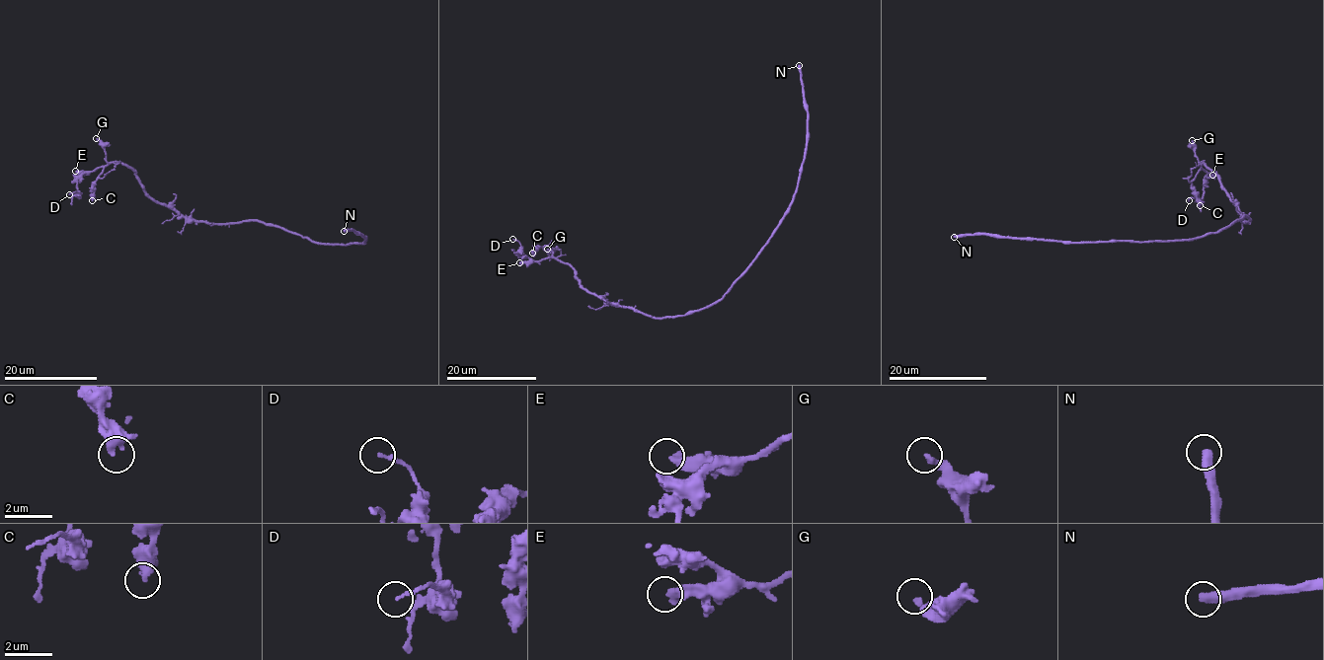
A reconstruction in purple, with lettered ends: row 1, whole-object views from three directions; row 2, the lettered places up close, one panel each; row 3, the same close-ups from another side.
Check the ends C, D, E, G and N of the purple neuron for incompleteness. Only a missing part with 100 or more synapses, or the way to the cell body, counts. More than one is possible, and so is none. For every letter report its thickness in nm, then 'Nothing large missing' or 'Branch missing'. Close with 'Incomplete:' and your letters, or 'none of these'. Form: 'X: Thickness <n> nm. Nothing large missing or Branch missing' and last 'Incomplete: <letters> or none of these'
C: Thickness 320 nm. Nothing large missing
D: Thickness 150 nm. Nothing large missing
E: Thickness 400 nm. Nothing large missing
G: Thickness 200 nm. Nothing large missing
N: Thickness 440 nm. Branch missing
Incomplete: N

